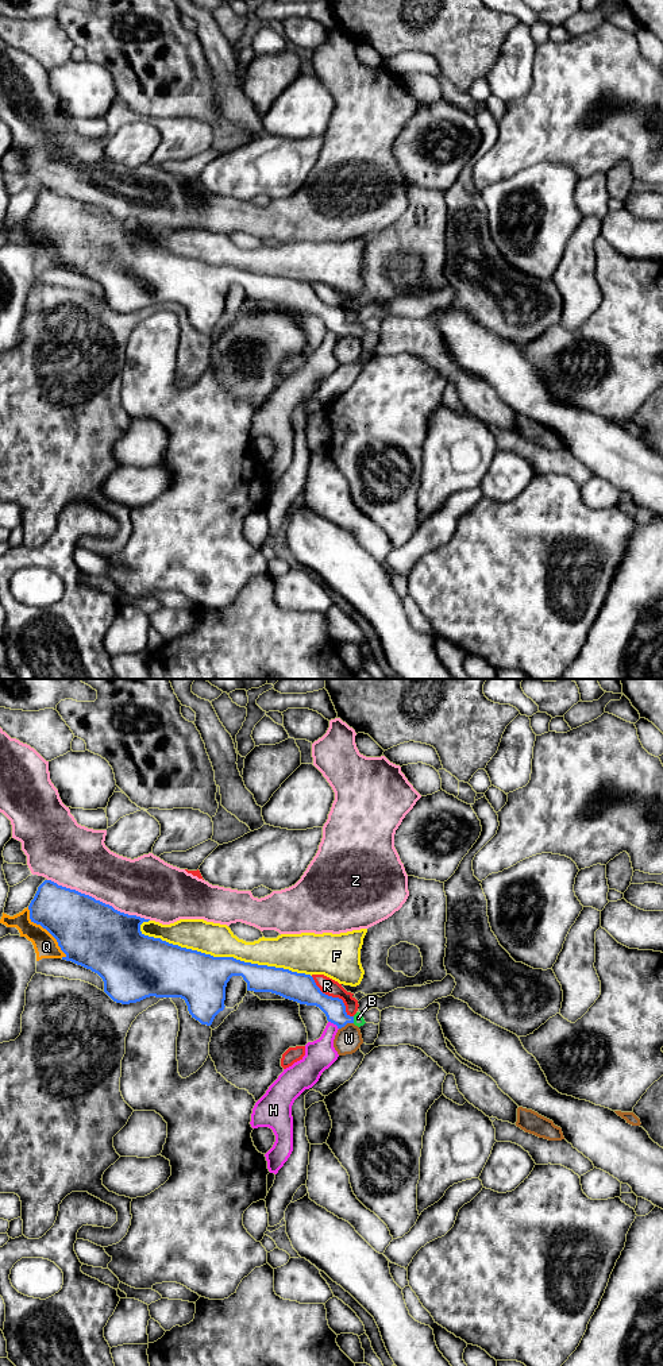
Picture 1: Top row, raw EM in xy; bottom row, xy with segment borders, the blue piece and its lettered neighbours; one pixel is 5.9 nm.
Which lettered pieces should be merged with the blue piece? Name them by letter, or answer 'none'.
B

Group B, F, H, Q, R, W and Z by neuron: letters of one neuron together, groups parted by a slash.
B / F W Z / H / Q / R

